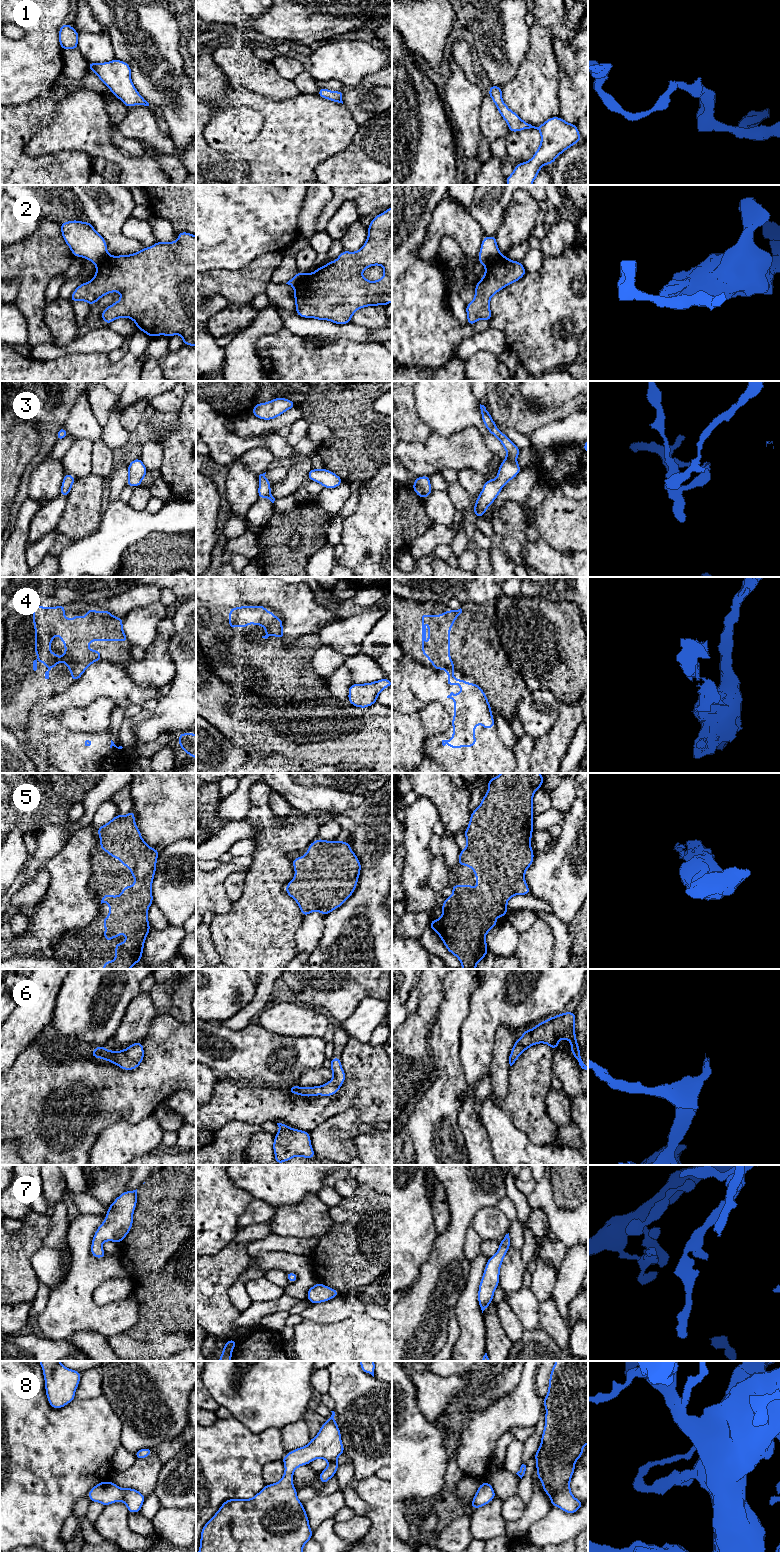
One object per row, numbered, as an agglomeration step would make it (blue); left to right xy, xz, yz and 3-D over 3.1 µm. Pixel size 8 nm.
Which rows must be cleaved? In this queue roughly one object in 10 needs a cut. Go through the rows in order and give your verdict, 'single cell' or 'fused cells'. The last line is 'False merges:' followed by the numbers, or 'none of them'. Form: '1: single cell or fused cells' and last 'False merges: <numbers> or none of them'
1: single cell
2: fused cells
3: single cell
4: fused cells
5: single cell
6: single cell
7: single cell
8: single cell
False merges: 2, 4

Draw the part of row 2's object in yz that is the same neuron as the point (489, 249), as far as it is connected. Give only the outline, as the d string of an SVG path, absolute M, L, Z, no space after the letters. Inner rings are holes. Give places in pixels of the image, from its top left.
M484 236L481 243L480 252L478 254L478 262L486 265L500 254L499 247L496 242L496 236Z

